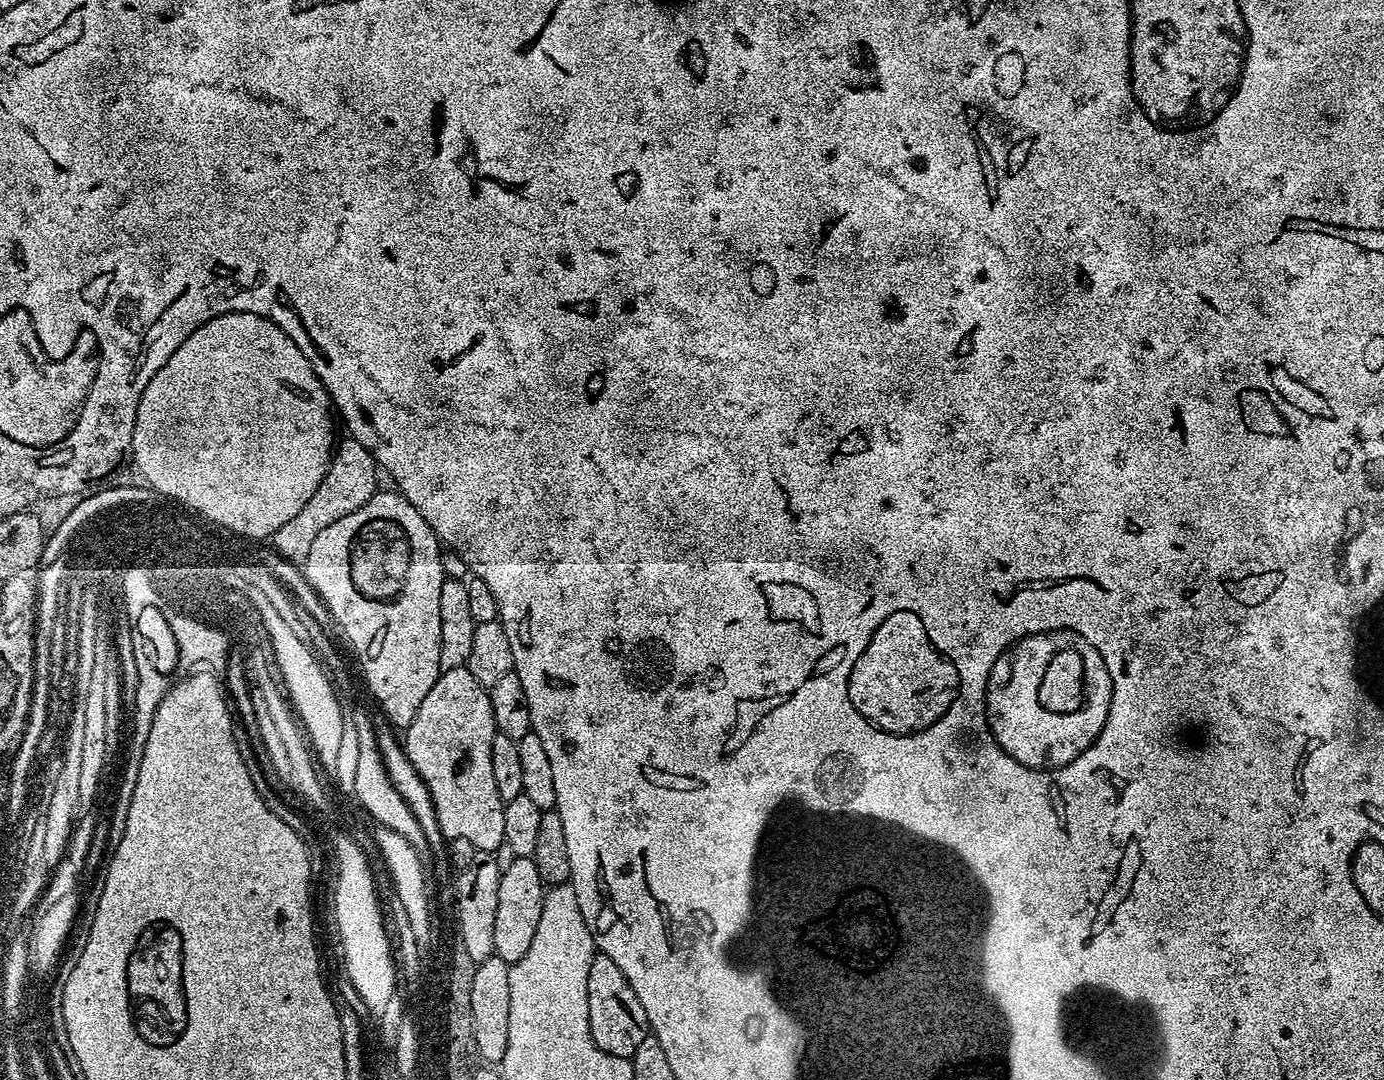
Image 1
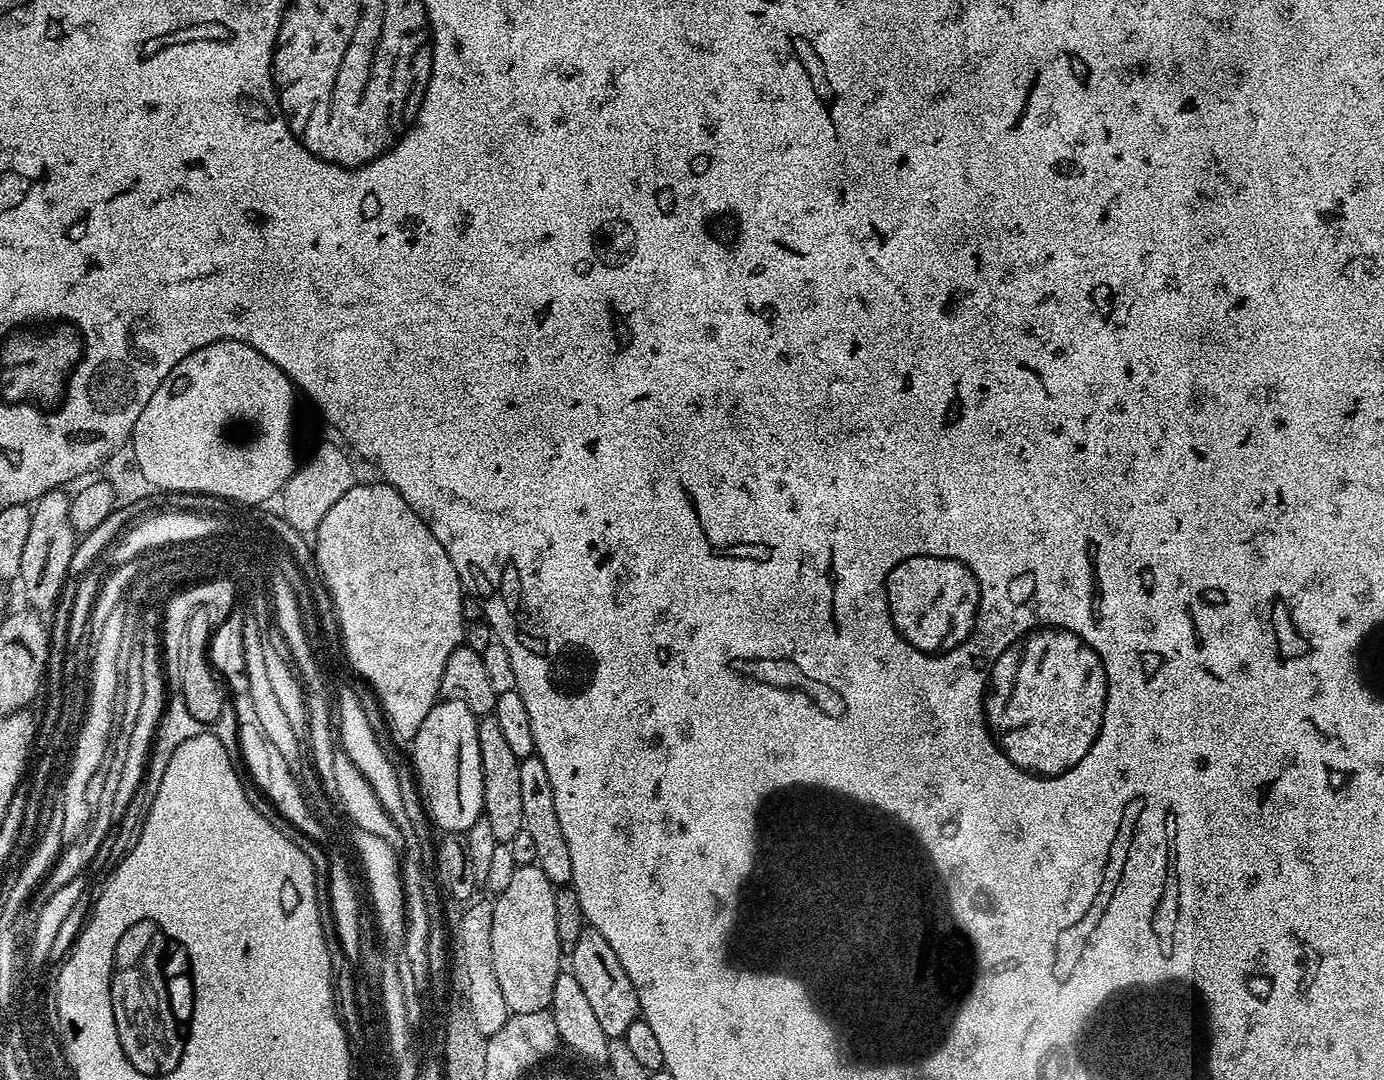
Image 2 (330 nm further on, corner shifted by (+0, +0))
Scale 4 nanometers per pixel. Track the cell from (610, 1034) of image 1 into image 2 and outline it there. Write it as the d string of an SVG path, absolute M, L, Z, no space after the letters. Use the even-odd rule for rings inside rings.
M586 926L570 953L570 960L570 970L582 985L582 990L590 1002L590 1007L594 1009L594 1015L598 1018L602 1030L609 1038L623 1038L626 1030L630 1030L632 1023L640 1016L640 1003L634 990L634 982L630 982L626 970L622 970L618 954L610 950L610 942L606 942L606 938L598 934L598 930Z

